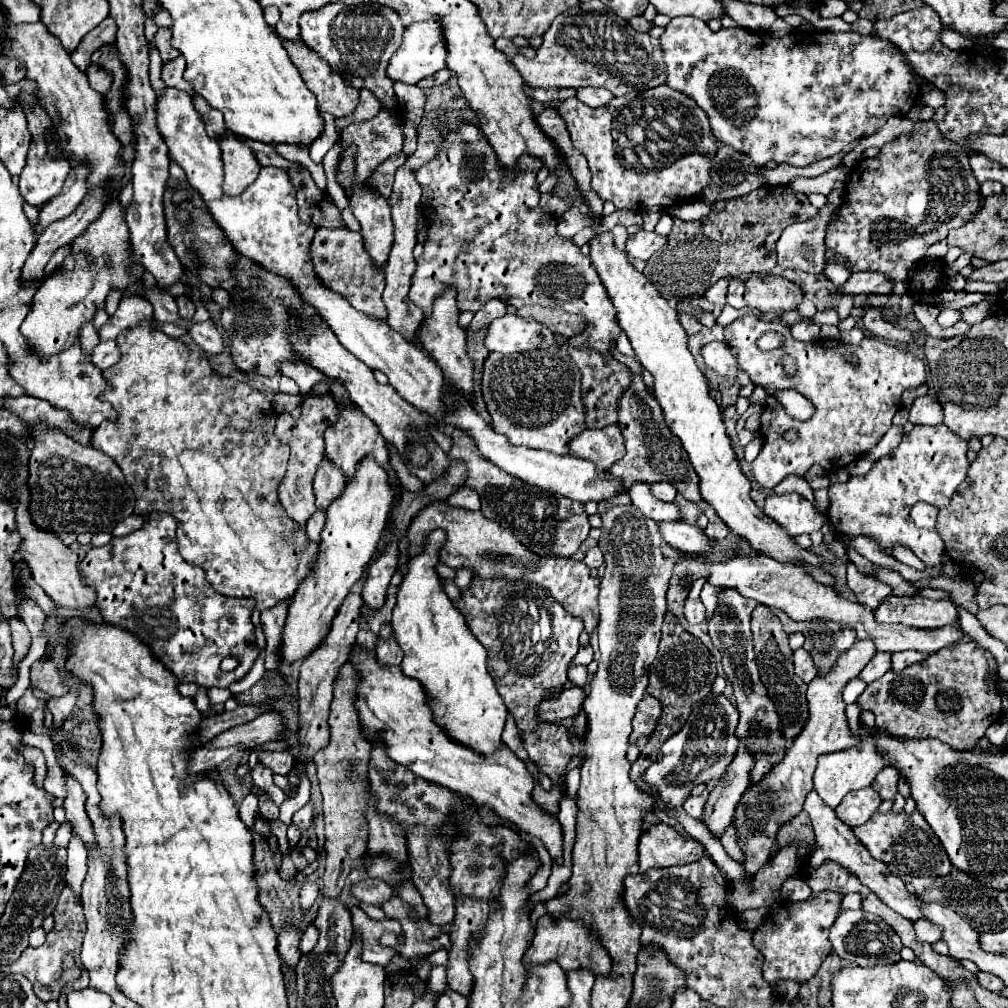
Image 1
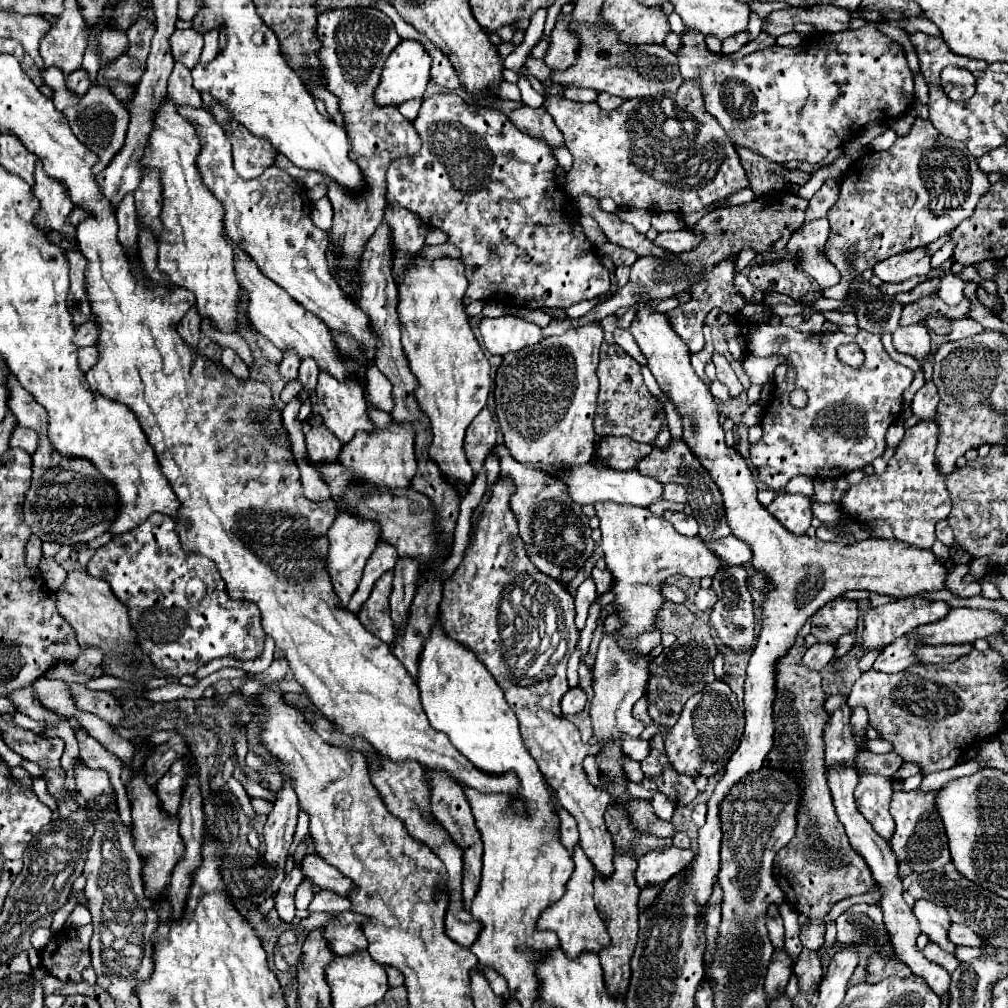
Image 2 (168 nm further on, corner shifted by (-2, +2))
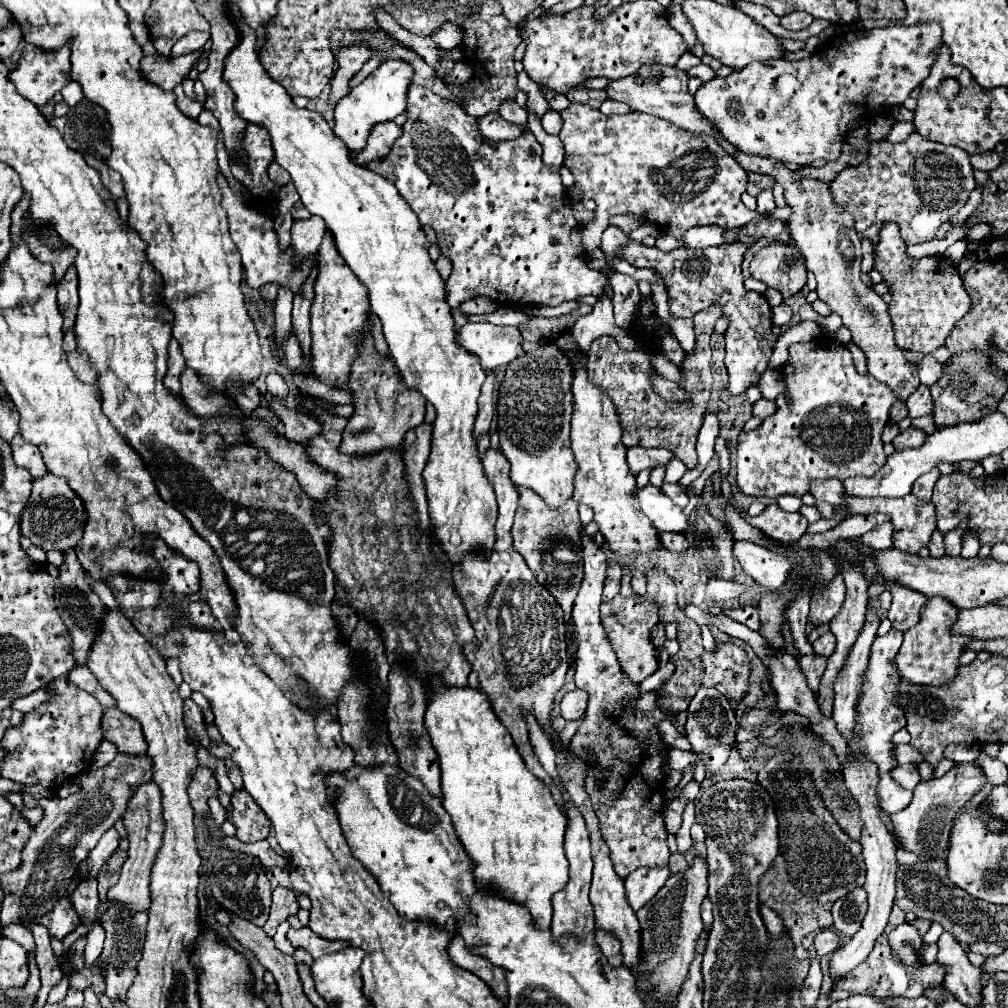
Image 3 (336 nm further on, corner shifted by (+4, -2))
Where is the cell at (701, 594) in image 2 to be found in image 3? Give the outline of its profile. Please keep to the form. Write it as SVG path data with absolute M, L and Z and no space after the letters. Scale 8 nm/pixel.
M713 578L707 584L707 596L715 602L725 602L725 600L733 600L737 596L741 596L745 592L745 584L737 584L737 582L729 582L729 580L719 580Z

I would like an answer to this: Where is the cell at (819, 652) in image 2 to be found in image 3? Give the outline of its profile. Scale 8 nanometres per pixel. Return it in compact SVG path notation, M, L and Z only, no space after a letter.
M831 632L823 634L819 640L813 642L813 648L819 656L831 656L831 652L835 650L835 636Z

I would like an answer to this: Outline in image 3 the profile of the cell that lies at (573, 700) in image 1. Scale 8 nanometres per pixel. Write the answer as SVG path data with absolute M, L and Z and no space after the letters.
M573 690L567 692L561 700L561 716L565 720L581 720L587 708L587 692Z

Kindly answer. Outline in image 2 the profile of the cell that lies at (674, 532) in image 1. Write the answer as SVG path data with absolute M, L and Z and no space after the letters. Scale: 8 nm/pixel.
M733 534L731 536L725 536L721 540L701 540L703 544L707 544L707 548L711 548L721 560L725 560L727 564L747 564L751 560L751 550L749 546L735 538Z

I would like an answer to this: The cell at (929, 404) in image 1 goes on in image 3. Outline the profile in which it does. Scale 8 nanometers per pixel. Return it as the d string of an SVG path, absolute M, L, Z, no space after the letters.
M921 384L921 386L915 390L915 394L911 394L911 398L907 400L907 408L909 408L909 416L911 416L911 418L931 414L933 400L931 400L929 388Z

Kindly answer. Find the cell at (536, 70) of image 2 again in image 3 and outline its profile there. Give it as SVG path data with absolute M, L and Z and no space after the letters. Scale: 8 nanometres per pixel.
M541 86L541 90L543 90L543 94L545 94L545 98L547 98L549 106L551 106L551 110L555 110L555 112L563 112L565 108L569 108L571 102L569 102L563 94L557 94L557 92L553 92L553 90L547 90L545 86Z

